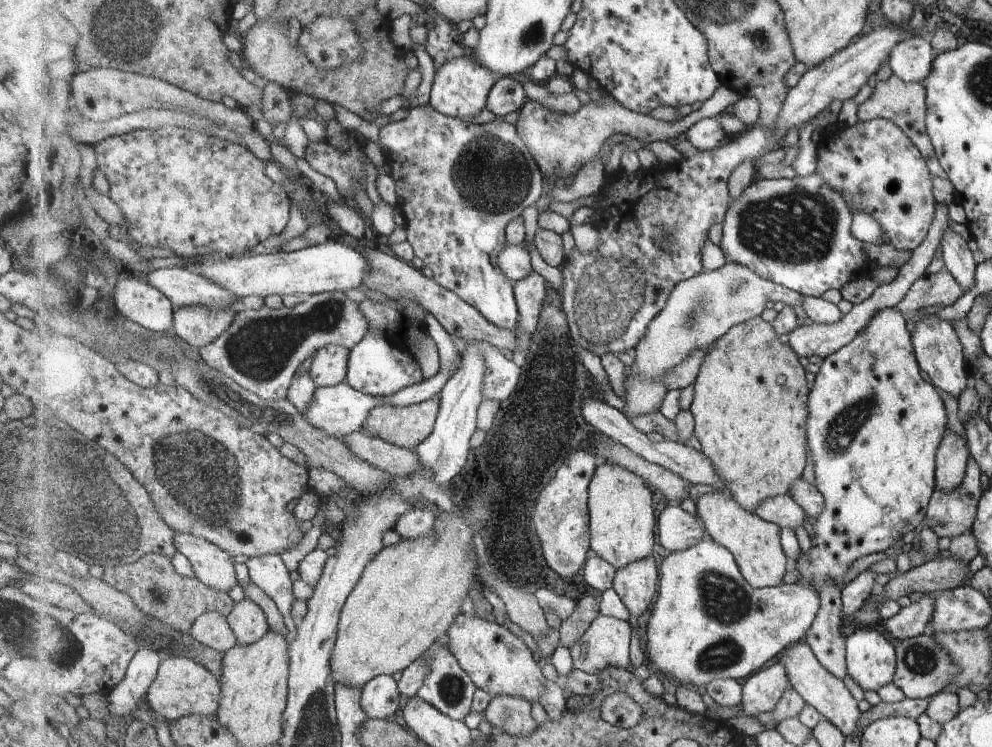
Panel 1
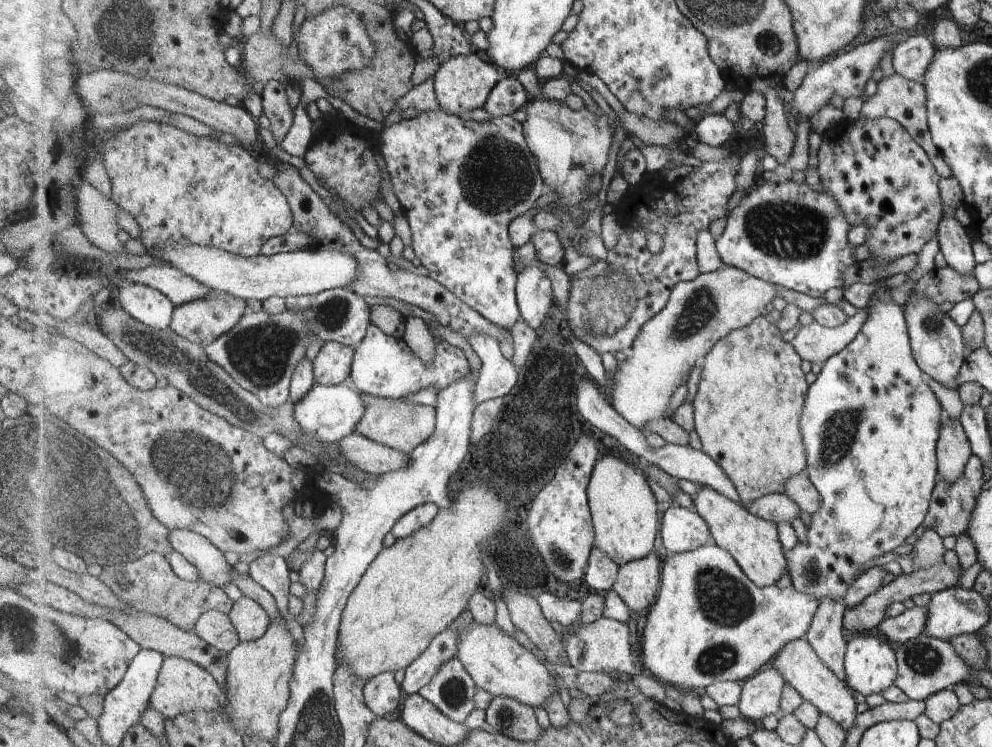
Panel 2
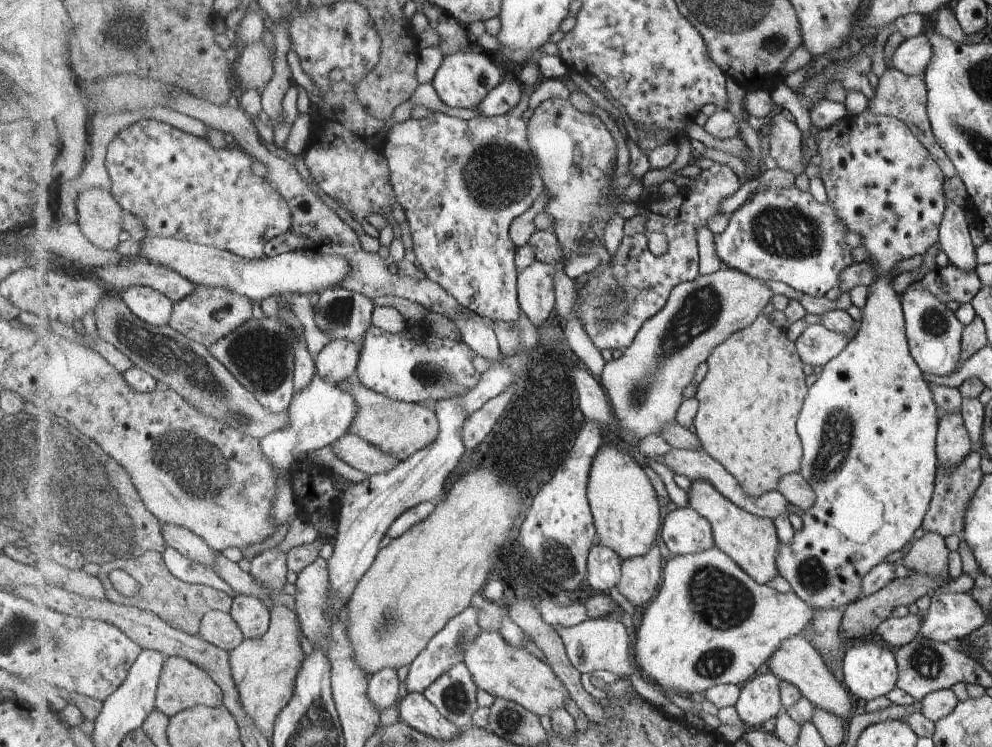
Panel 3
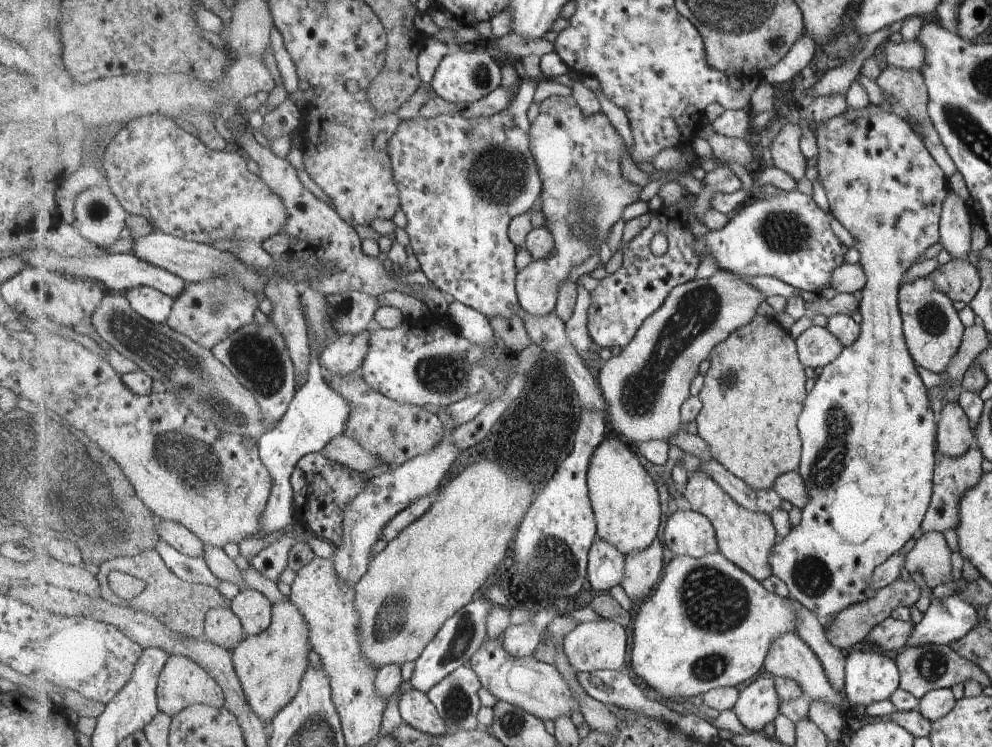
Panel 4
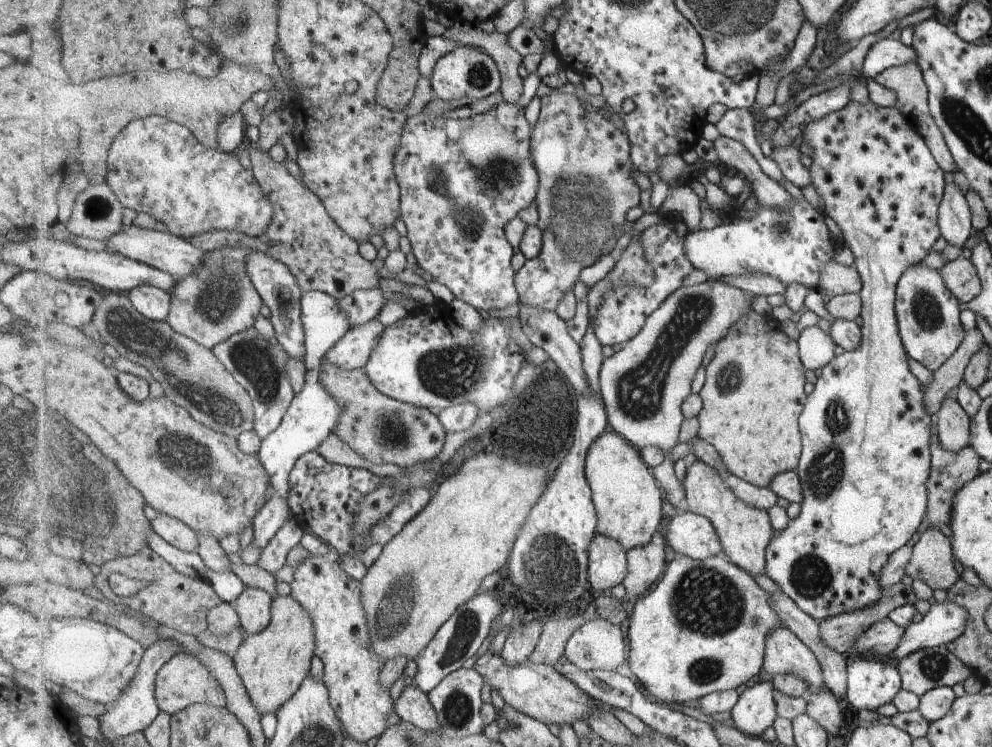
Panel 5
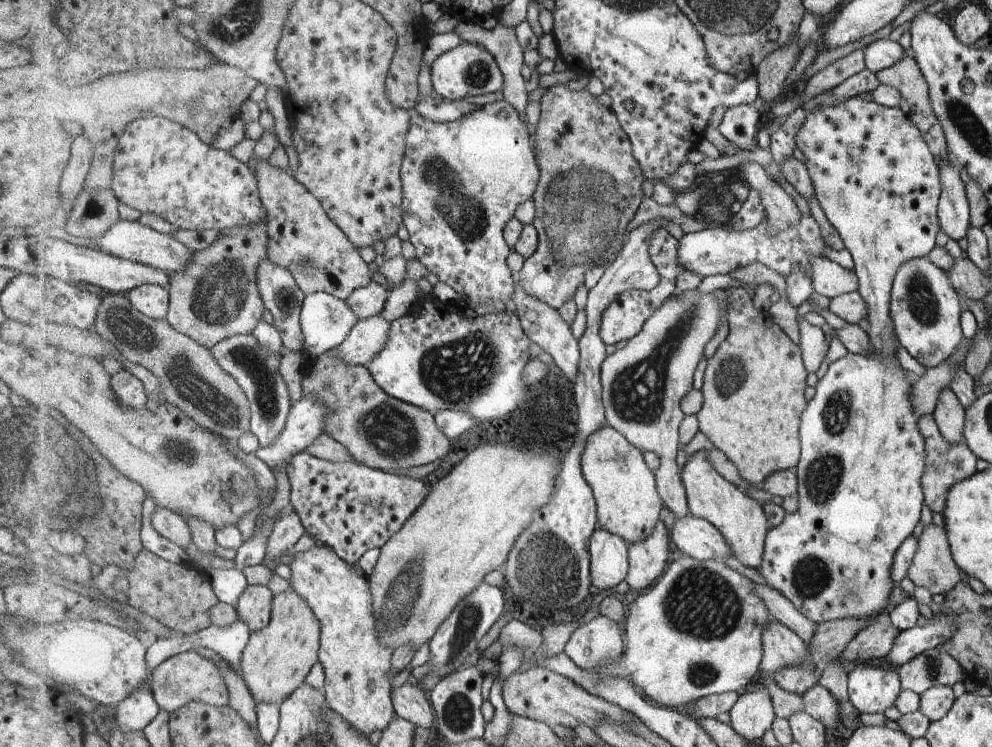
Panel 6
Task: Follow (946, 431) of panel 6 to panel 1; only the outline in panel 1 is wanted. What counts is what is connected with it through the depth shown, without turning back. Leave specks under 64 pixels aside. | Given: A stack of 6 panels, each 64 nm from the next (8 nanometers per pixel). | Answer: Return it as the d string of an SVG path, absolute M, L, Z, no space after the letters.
M962 431L945 432L936 451L936 488L940 492L953 491L964 480L968 455L967 442Z

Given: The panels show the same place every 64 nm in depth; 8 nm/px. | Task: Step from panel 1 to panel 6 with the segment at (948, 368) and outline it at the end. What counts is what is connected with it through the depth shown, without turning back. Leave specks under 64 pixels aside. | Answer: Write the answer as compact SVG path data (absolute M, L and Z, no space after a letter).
M928 258L906 261L896 273L890 296L890 318L895 340L926 370L944 363L964 337L959 330L959 302L945 271L935 268Z

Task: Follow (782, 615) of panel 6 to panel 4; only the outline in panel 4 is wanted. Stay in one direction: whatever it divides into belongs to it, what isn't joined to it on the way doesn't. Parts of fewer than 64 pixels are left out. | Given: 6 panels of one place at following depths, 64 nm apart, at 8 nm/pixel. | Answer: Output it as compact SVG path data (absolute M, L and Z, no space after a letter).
M789 600L800 610L799 634L821 660L827 677L836 690L844 692L846 658L843 652L829 642L821 618L804 606L797 606L795 600Z

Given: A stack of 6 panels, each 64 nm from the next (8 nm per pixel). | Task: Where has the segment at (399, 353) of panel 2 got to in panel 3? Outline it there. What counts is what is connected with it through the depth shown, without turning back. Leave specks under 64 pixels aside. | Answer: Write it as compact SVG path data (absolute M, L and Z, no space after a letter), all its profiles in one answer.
M374 325L369 328L361 343L356 369L360 384L391 399L407 403L421 403L428 399L437 402L454 395L467 394L476 388L483 374L475 370L473 355L477 354L465 342L439 338L434 333L428 333L426 328L419 334L420 337L415 340L408 330L402 334L390 334Z

